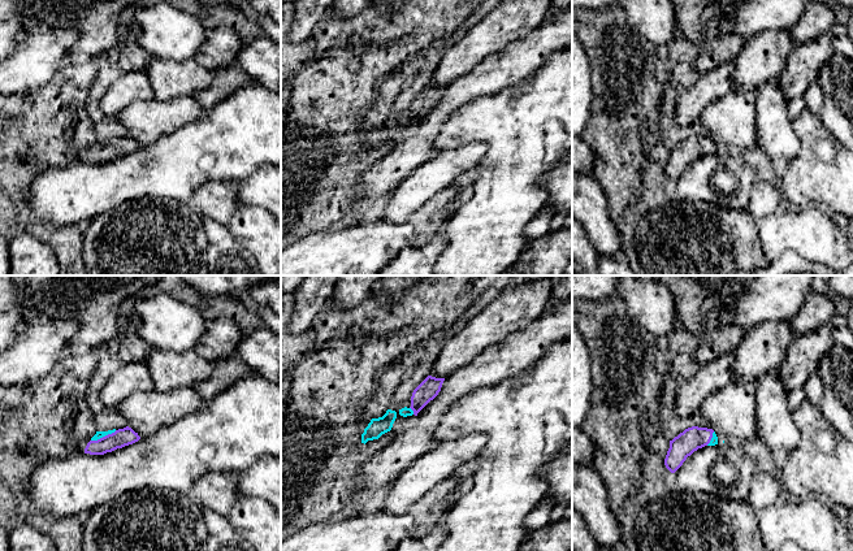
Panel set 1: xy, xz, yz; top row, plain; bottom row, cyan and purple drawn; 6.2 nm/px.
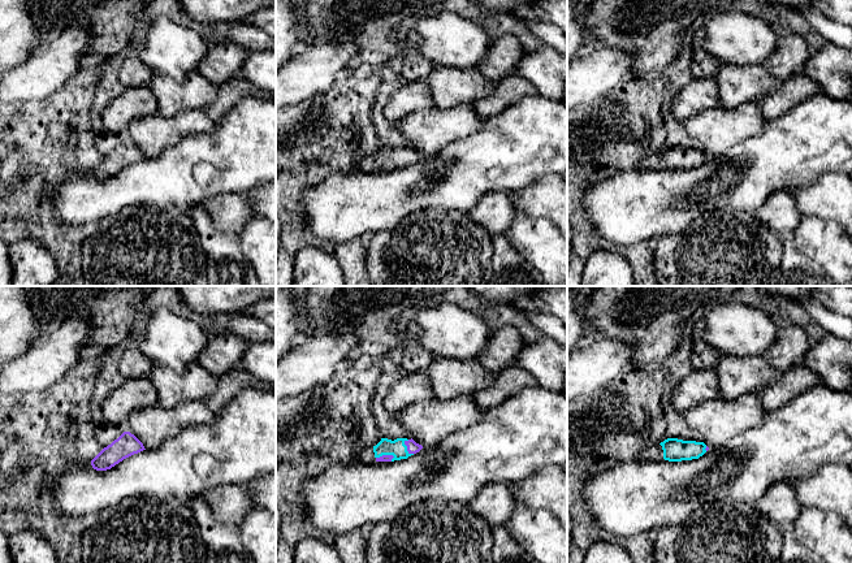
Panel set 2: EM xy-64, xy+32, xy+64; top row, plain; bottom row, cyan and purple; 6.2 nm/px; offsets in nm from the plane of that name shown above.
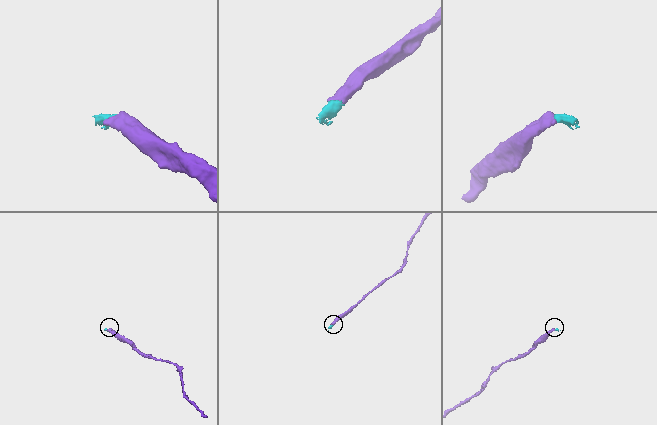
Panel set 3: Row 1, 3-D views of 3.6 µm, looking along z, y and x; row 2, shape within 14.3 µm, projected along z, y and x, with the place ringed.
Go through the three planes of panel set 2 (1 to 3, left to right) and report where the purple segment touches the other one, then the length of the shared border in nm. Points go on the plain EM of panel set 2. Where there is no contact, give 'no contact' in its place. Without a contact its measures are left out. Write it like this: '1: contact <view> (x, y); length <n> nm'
1: no contact
2: contact xy+32 (406, 156); length 110 nm
3: contact xy+64 (705, 156); length 30 nm

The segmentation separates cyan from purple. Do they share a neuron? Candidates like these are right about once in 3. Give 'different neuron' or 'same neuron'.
same neuron

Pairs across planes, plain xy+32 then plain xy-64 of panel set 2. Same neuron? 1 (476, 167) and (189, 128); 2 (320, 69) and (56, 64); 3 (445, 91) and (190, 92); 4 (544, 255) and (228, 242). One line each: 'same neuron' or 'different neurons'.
1: different neurons
2: same neuron
3: same neuron
4: different neurons

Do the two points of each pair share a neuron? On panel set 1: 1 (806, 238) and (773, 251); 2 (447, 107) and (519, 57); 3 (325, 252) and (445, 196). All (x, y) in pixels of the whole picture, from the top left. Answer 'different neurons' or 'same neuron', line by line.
1: same neuron
2: same neuron
3: same neuron

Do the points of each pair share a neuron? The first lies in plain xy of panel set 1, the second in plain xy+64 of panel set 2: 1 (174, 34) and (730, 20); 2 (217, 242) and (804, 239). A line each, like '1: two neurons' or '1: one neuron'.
1: one neuron
2: two neurons

